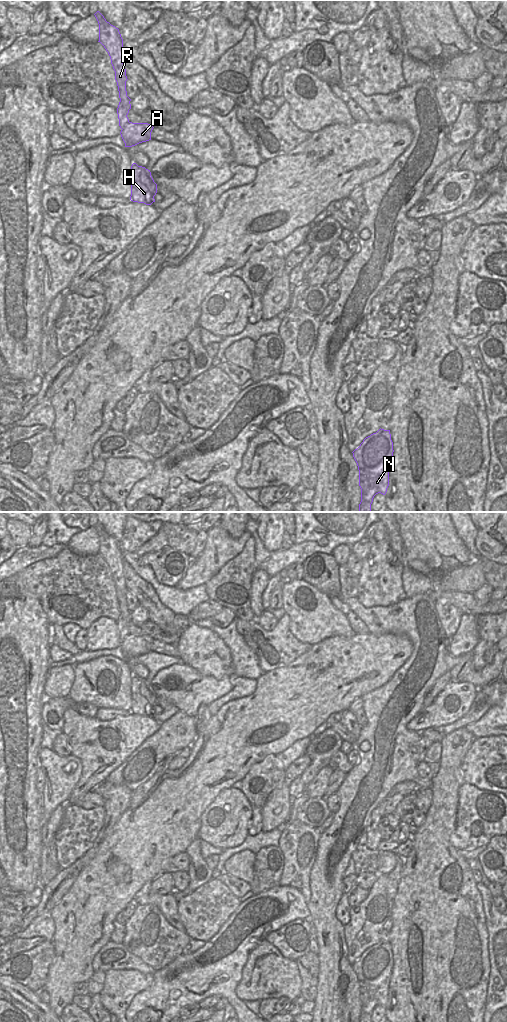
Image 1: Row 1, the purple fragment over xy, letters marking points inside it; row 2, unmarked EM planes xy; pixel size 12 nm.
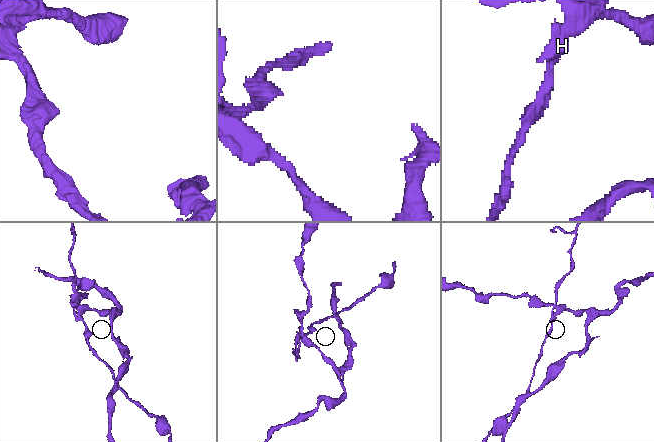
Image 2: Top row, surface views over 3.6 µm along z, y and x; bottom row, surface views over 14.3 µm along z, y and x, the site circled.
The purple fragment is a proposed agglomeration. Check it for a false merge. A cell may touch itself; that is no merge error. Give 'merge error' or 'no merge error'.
merge error

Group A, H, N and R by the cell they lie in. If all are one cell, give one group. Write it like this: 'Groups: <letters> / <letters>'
Groups: A N / H R.

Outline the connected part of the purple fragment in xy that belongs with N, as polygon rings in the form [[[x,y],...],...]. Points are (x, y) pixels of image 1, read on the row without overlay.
[[[381,940],[366,949],[352,964],[359,982],[359,1022],[371,1022],[374,1008],[378,1005],[386,1006],[393,964],[390,942]]]

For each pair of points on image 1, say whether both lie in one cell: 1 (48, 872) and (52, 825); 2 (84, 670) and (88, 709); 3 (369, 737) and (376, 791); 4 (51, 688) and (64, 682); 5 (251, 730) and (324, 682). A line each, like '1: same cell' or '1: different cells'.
1: same cell
2: different cells
3: same cell
4: same cell
5: same cell

